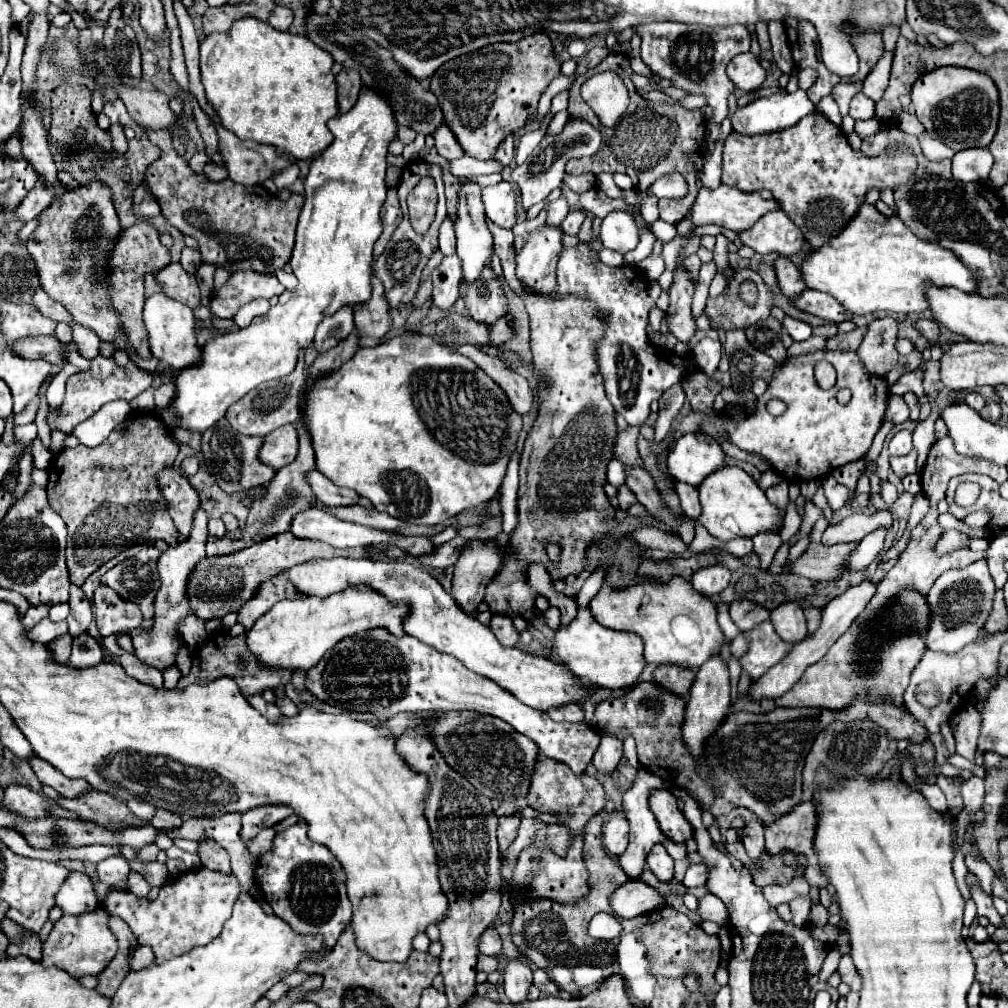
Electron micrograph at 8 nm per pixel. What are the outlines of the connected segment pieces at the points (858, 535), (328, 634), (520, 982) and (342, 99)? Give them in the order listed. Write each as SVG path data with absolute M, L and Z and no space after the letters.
M879 511L875 515L865 515L865 513L853 513L847 519L843 519L837 525L829 525L821 537L821 543L825 547L837 545L837 543L851 543L851 541L861 541L865 535L875 531L877 527L891 527L891 515L889 511Z
M351 585L349 589L331 597L305 597L293 601L279 601L269 613L257 619L247 633L247 647L259 657L263 665L283 669L311 669L321 657L341 639L369 629L387 629L401 637L405 635L403 621L409 615L407 601L389 601L369 585Z
M507 959L503 969L503 989L511 1003L523 1003L527 997L527 991L531 987L533 971L531 967L521 959Z
M343 69L337 75L337 85L339 85L339 111L347 113L361 93L361 77L353 69Z

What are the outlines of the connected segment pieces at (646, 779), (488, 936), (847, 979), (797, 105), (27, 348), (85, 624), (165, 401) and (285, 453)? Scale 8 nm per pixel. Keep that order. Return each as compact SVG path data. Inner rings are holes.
M639 769L633 787L623 795L623 813L631 825L631 831L629 831L629 845L627 845L625 853L621 853L617 859L619 859L619 865L625 871L625 875L633 881L641 879L643 869L645 869L645 857L651 851L651 847L665 841L665 835L661 833L659 824L649 809L649 789L655 789L655 787L663 787L661 779L653 773L649 773L647 769Z
M487 929L479 939L479 951L483 955L499 955L501 953L501 937L495 929Z
M843 955L843 959L841 959L841 963L839 963L839 969L837 969L837 971L841 973L843 983L851 985L851 989L853 989L853 991L859 991L859 989L861 989L861 975L857 973L857 967L853 965L853 961L851 961L851 957L849 957L849 955Z
M797 89L795 93L779 91L767 97L759 97L737 109L731 115L731 125L733 131L741 135L763 135L793 127L799 119L813 111L815 105L809 101L803 89Z
M23 337L11 343L11 351L23 359L43 359L49 363L63 363L67 359L67 363L79 369L89 369L89 361L79 355L75 343L65 349L55 337Z
M73 585L69 587L69 605L71 605L71 613L67 617L67 625L69 625L69 633L73 637L85 633L93 621L93 609L91 609L91 601L85 597L85 593L81 591L81 587Z
M169 381L169 383L165 383L165 385L161 385L157 389L157 393L155 393L155 405L157 405L157 409L165 409L165 407L169 407L175 401L177 389L175 389L173 383L175 381Z
M283 425L281 429L275 429L265 437L265 443L261 447L261 461L273 469L281 469L289 465L299 451L297 431L293 425Z

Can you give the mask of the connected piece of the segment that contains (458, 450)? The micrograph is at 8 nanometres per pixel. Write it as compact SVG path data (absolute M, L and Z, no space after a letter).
M411 331L399 337L393 337L389 341L383 341L381 345L377 345L377 349L359 349L337 373L331 373L329 377L325 377L325 381L317 381L317 385L313 385L313 389L309 391L309 397L305 397L303 411L305 411L307 429L313 437L317 469L325 477L329 477L335 485L349 487L357 491L361 497L367 497L375 509L387 511L391 517L399 517L407 523L421 523L421 525L437 525L449 517L459 515L461 511L475 509L485 501L491 501L497 495L499 485L507 473L509 459L517 449L517 439L523 427L521 415L511 407L505 391L483 369L479 369L473 361L463 357L459 351L441 345L431 337L411 333Z

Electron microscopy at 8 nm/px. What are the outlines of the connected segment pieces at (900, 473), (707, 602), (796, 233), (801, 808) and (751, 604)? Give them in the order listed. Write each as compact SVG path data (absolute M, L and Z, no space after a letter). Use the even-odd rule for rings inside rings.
M915 451L909 453L909 455L905 455L905 457L891 457L891 459L889 459L891 471L893 471L899 479L903 479L905 475L915 473L915 459L917 459L917 453L915 453Z
M673 577L669 585L661 585L659 581L641 581L641 585L633 585L623 591L611 589L607 583L603 583L601 591L593 597L589 603L593 617L607 629L615 631L631 631L637 633L643 639L645 645L645 661L655 665L679 665L689 669L699 669L709 657L717 655L721 651L721 645L725 643L725 635L717 623L717 609L711 603L711 599L703 597L695 589L691 589L691 583L683 577ZM677 615L685 615L695 621L701 639L699 643L681 645L673 631L671 621Z
M781 209L761 217L753 229L739 233L739 239L755 253L777 253L781 257L797 255L805 241L801 229Z
M799 803L789 817L781 817L775 825L769 825L765 831L767 851L779 853L779 849L795 849L807 857L807 879L809 885L827 887L829 881L819 869L819 861L815 855L813 839L817 829L817 811L811 803Z
M735 599L729 605L729 613L733 623L739 627L739 631L751 631L753 627L769 619L769 611L763 605L747 599L741 599L741 601Z

